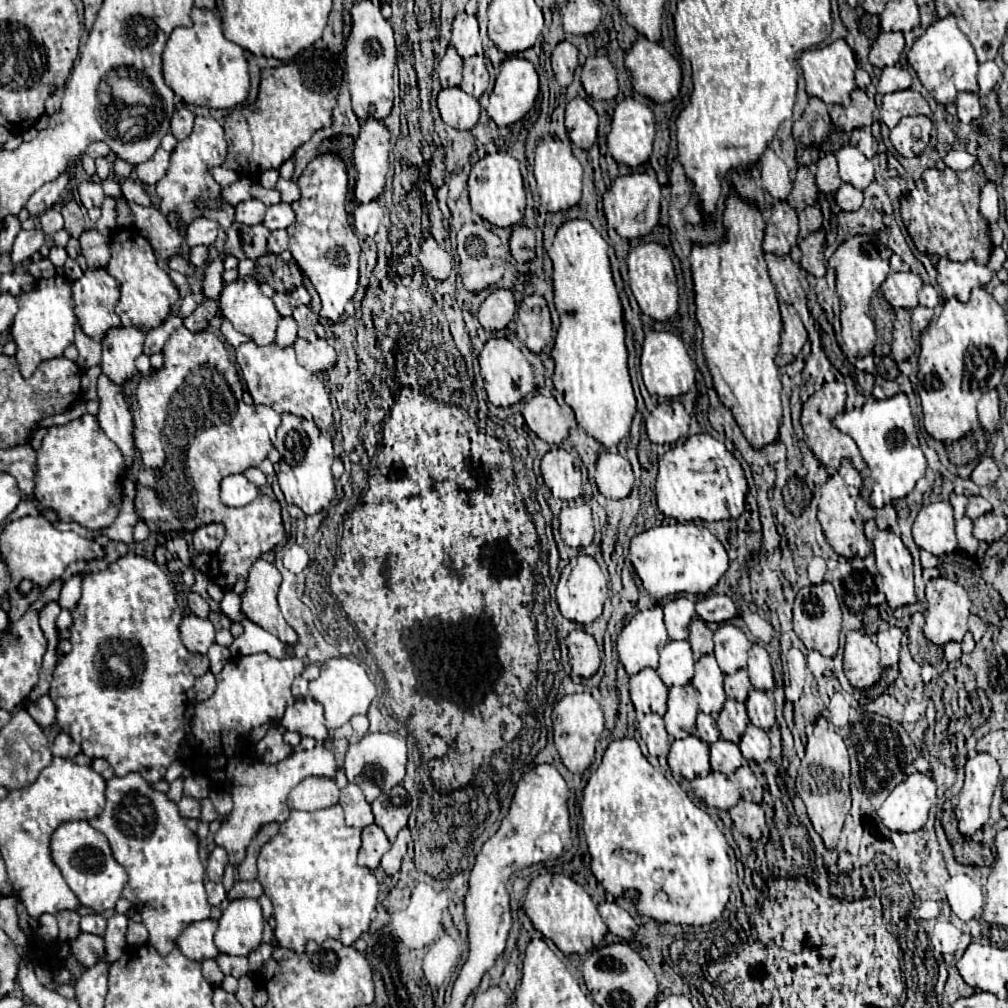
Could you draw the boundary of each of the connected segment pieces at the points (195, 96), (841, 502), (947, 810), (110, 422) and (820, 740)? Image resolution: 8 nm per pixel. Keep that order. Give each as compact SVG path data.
M207 9L191 11L191 27L177 27L163 51L163 79L187 105L229 109L247 99L249 71L243 49L223 37L221 17Z
M841 475L829 477L829 481L821 487L821 499L819 499L819 523L823 527L823 533L827 537L827 543L835 549L837 555L845 559L853 557L867 557L873 551L872 543L864 533L864 522L858 517L856 500L859 493L852 493Z
M945 801L943 815L941 815L941 825L945 829L947 839L953 845L955 861L963 863L963 865L990 866L995 859L991 849L982 843L975 843L969 837L963 837L957 831L955 817L951 817L951 815L953 815L953 805L951 805L951 801Z
M99 375L97 383L99 393L99 425L105 435L121 449L125 457L125 471L131 469L135 453L133 453L133 417L131 409L121 395L121 387L113 385L105 375Z
M819 717L815 723L815 731L811 733L805 756L796 779L796 791L807 807L807 815L811 819L815 831L821 835L827 849L835 849L841 829L843 829L845 815L851 809L851 795L849 795L849 755L841 735L829 729L829 721Z

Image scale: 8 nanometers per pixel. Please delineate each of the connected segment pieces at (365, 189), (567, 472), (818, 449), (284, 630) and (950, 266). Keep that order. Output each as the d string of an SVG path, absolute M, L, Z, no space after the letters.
M367 119L355 141L353 163L357 169L355 197L369 203L383 193L385 177L389 171L390 133L383 121Z
M551 449L541 459L541 477L557 499L573 501L581 495L581 479L573 465L573 455L565 449Z
M827 381L819 391L815 391L805 403L803 403L803 415L801 425L805 431L805 443L815 453L815 457L829 469L839 469L841 459L849 459L857 471L863 471L867 465L863 463L863 457L855 445L855 441L847 435L843 435L835 425L833 419L836 415L845 411L847 390L845 383L841 381Z
M257 559L249 569L247 589L241 595L241 611L249 621L279 637L283 643L297 643L297 633L285 623L277 605L279 585L281 575L277 567L265 559Z
M939 259L937 263L937 283L943 289L945 299L959 299L967 303L971 289L985 287L991 281L991 271L977 265L975 261L953 263L949 259Z

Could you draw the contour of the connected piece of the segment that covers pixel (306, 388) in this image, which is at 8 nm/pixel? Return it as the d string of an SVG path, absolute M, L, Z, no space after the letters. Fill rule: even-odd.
M249 341L235 349L235 357L255 405L267 405L277 413L293 413L297 417L311 419L323 433L333 425L333 407L323 381L299 365L293 347L279 347L277 343L257 347Z

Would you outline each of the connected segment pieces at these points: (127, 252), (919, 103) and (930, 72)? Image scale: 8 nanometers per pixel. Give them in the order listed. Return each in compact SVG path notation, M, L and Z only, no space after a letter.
M119 229L111 237L111 259L107 263L107 273L121 283L121 299L117 303L117 315L123 327L139 327L147 333L159 327L169 315L171 307L179 301L179 291L171 283L165 267L161 267L153 255L151 245L137 231Z
M905 89L905 91L883 95L881 121L889 129L893 129L901 121L901 117L907 117L907 115L925 115L933 121L933 111L921 93L913 89Z
M949 15L945 19L937 19L935 23L931 23L927 27L927 31L919 39L915 39L911 51L907 53L907 61L915 69L923 87L941 105L955 103L955 97L959 91L971 91L971 93L979 91L975 49L971 47L969 39L963 35L963 31L959 31L953 15Z

